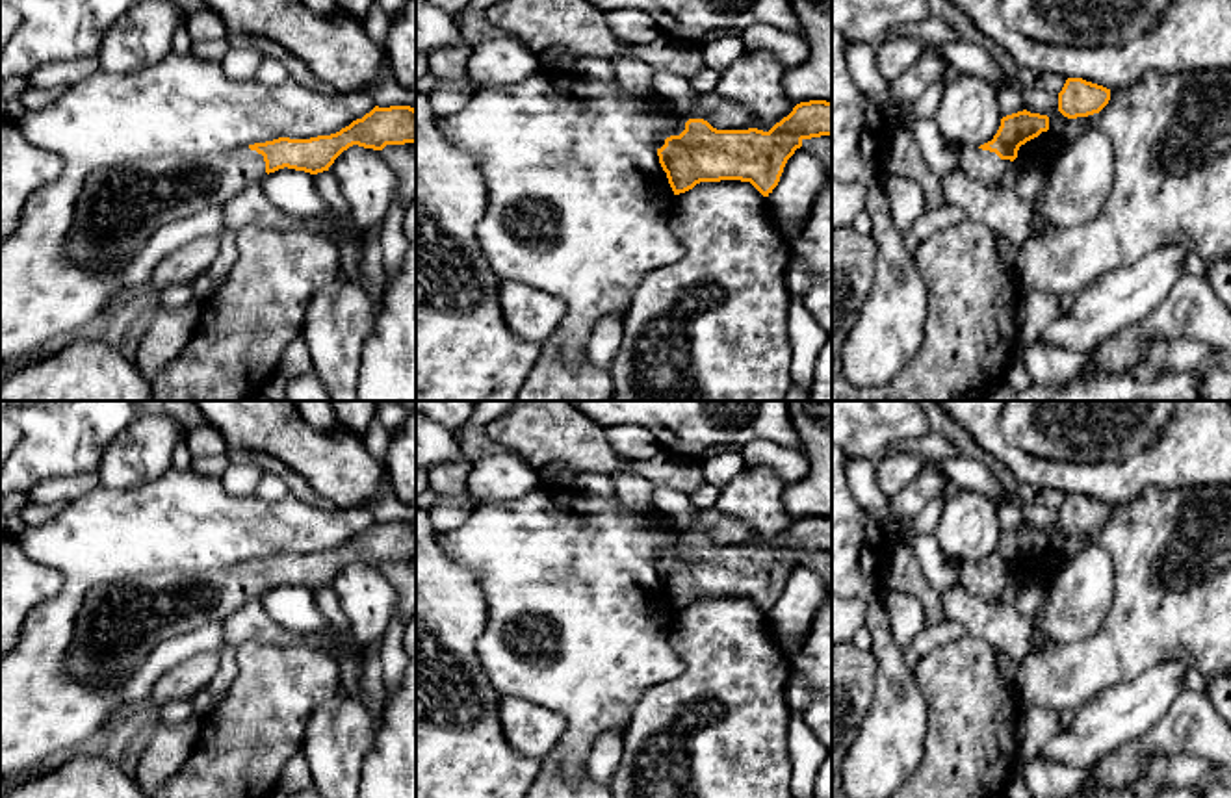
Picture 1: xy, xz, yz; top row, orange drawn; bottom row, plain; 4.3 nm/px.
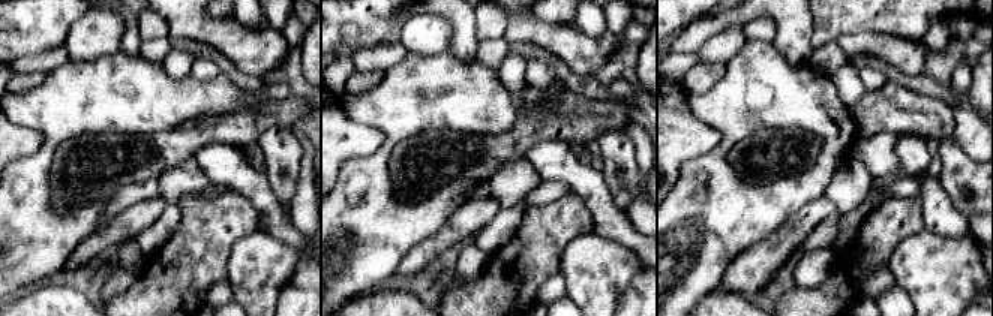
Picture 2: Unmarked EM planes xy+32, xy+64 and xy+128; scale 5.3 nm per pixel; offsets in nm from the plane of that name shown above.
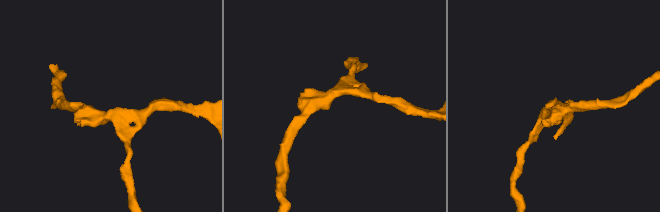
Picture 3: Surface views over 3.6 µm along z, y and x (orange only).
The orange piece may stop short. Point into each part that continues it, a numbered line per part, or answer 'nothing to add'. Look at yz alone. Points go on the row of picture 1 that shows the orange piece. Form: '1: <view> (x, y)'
1: yz (983, 166)

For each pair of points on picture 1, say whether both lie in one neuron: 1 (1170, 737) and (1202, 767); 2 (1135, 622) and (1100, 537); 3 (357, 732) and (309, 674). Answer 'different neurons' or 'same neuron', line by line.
1: different neurons
2: same neuron
3: different neurons

